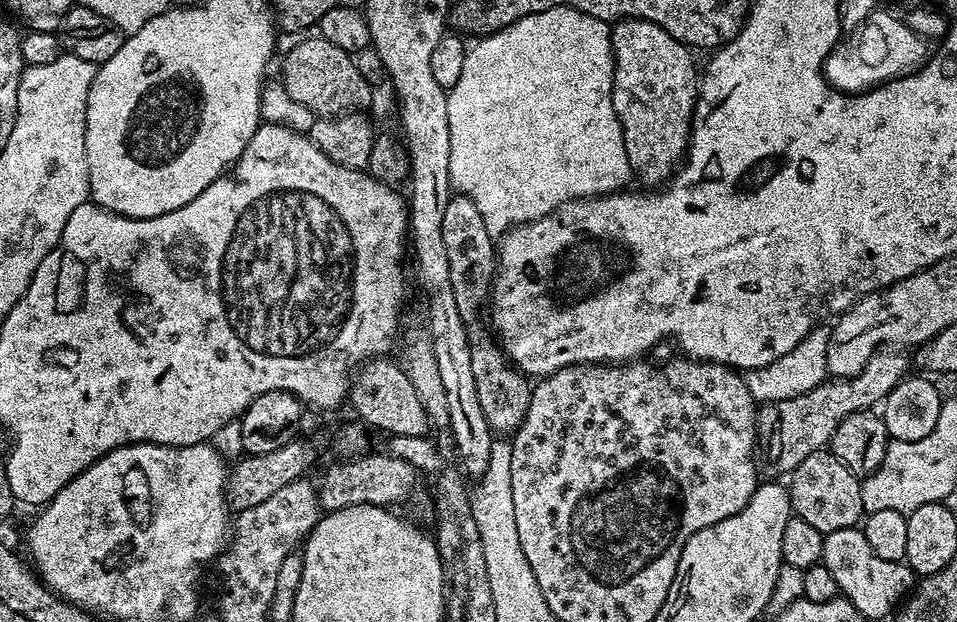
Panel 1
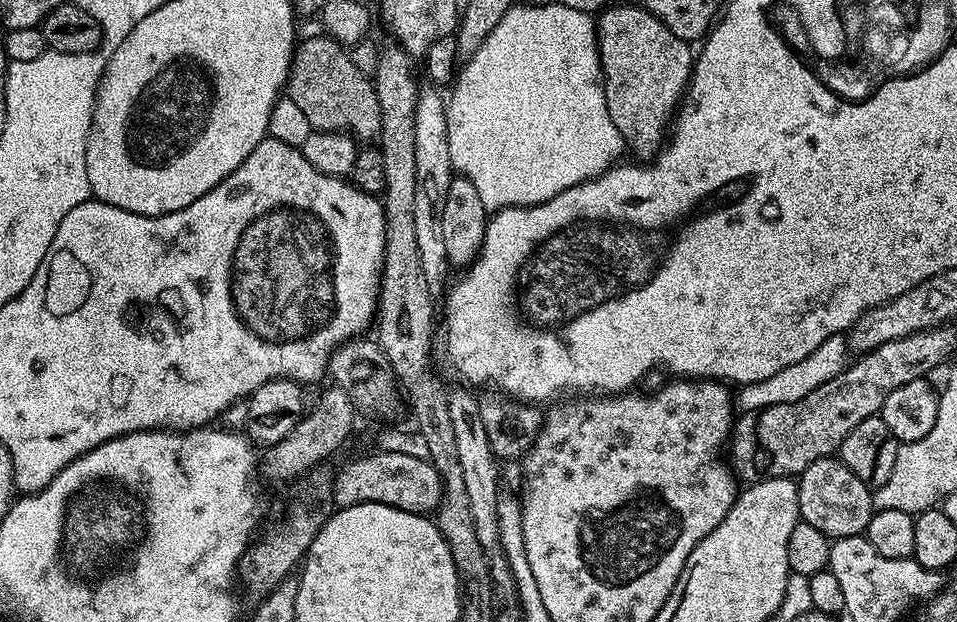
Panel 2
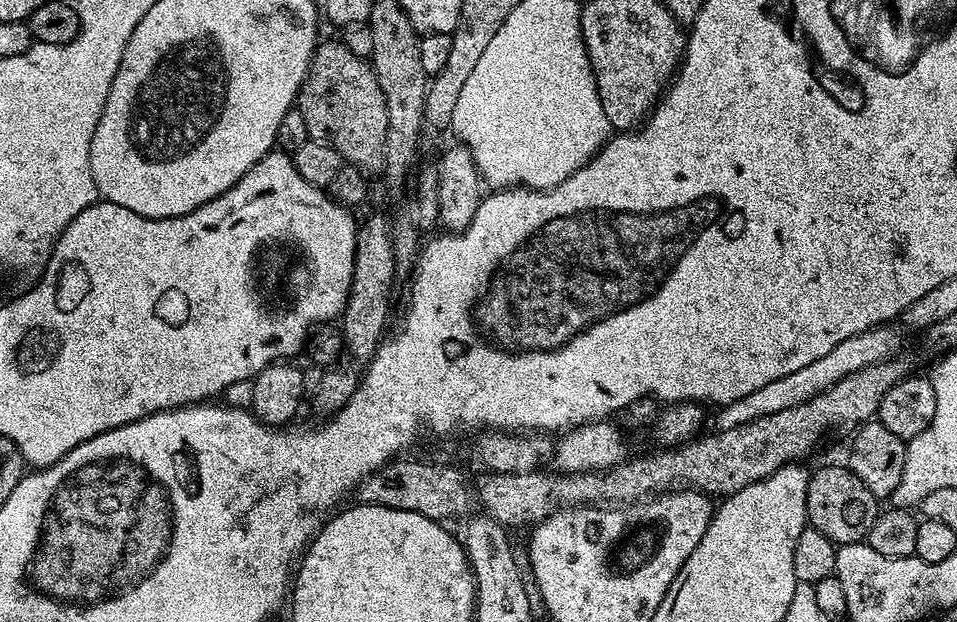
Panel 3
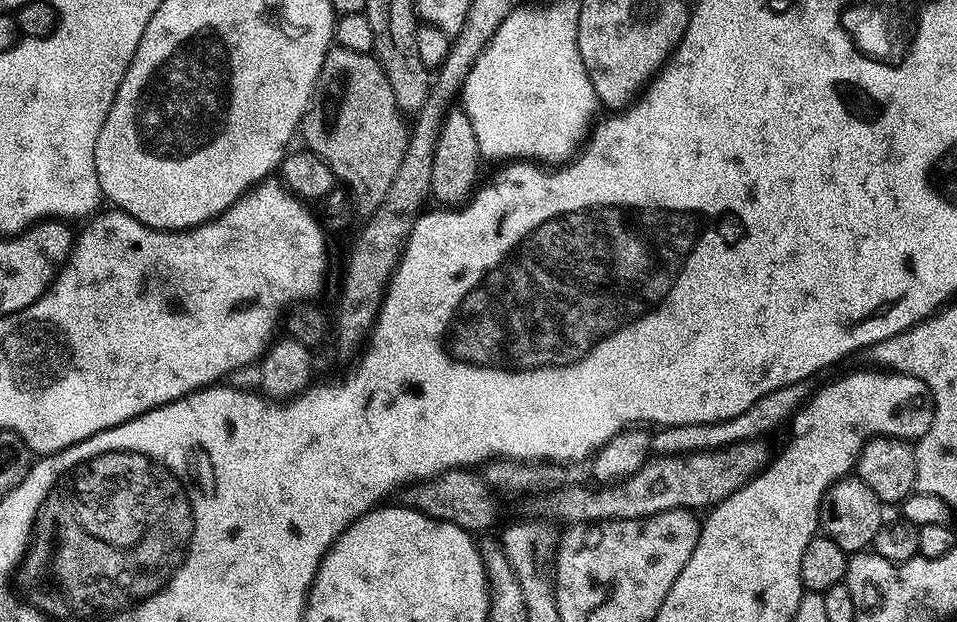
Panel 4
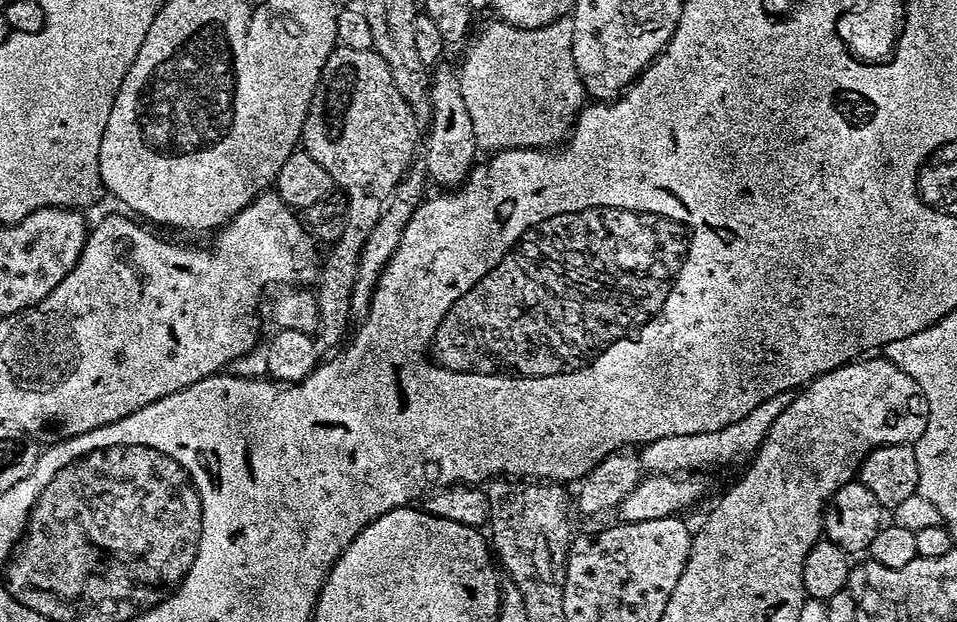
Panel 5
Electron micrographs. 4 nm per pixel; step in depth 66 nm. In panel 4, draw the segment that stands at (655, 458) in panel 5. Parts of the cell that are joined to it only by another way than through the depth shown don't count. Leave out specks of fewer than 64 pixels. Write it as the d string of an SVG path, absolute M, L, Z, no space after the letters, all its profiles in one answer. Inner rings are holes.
M807 383L782 386L756 402L748 410L742 410L737 417L720 420L717 424L674 424L664 426L651 437L651 451L661 456L675 456L689 452L700 452L710 448L724 448L727 444L736 444L739 440L752 440L766 436L766 432L778 427L792 411L795 413L809 399L810 388Z

